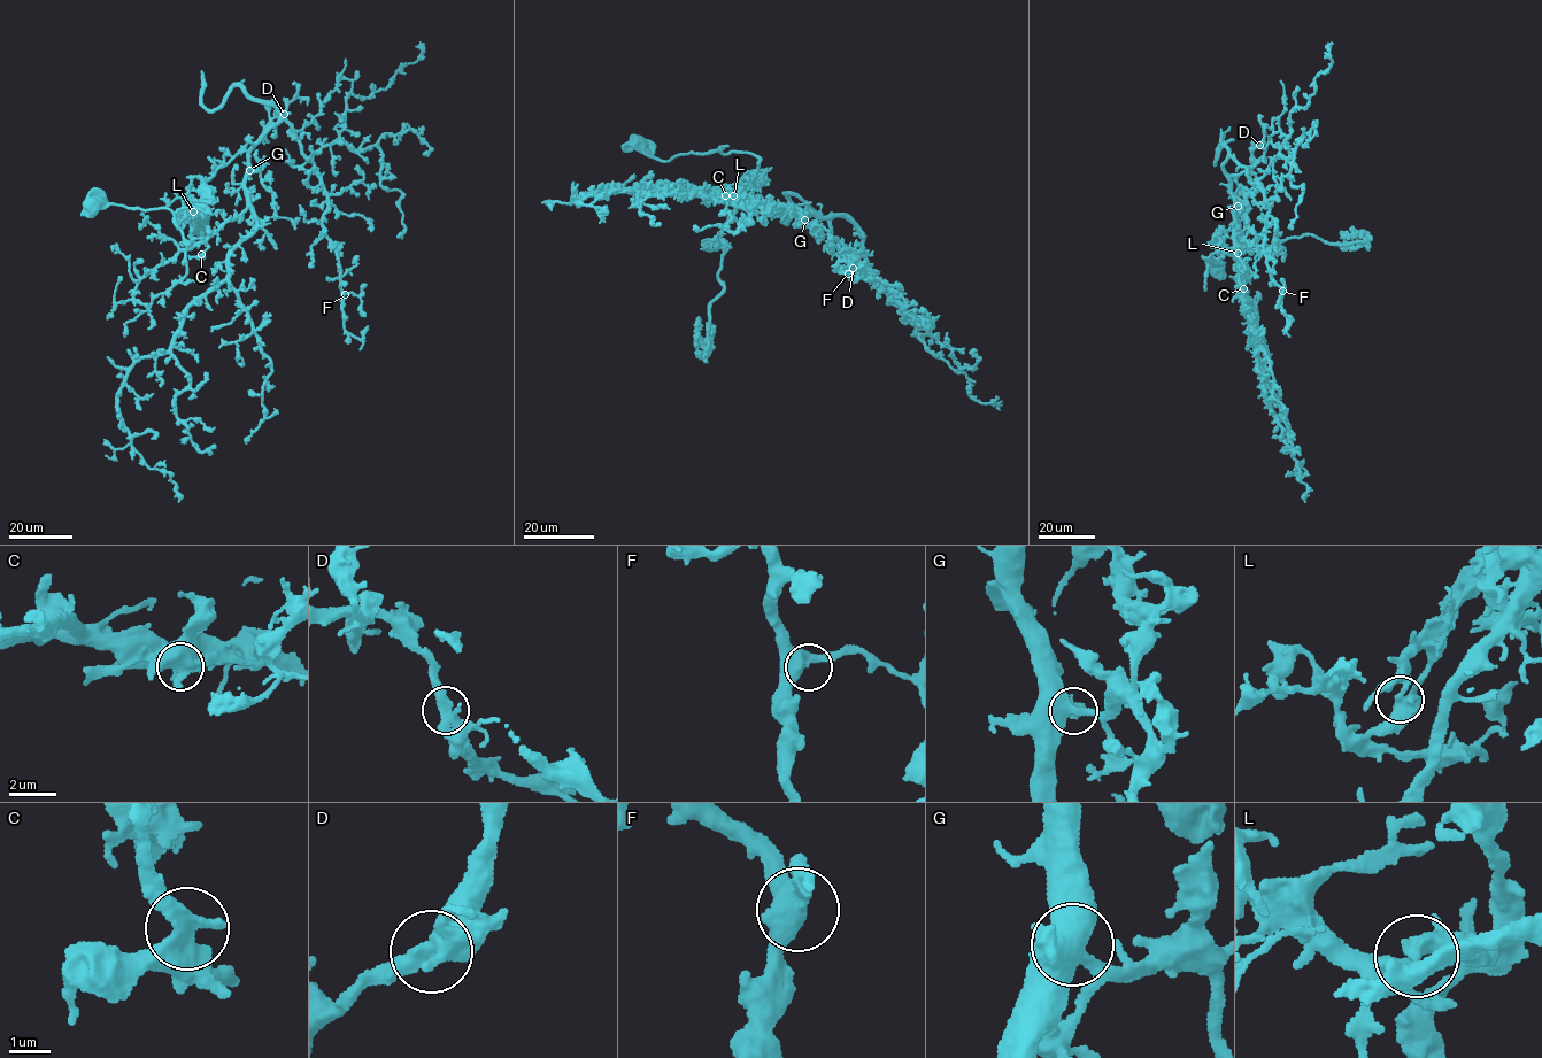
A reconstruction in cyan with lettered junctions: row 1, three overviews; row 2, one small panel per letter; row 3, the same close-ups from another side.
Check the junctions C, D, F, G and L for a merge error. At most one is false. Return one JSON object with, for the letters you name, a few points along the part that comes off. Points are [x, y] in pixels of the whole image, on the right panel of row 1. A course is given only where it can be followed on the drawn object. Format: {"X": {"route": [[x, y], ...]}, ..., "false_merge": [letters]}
{"L": {"route": [[1238, 253], [1218, 252], [1253, 252], [1309, 234], [1325, 242], [1367, 242], [1354, 247], [1338, 241]]}, "false_merge": ["L"]}

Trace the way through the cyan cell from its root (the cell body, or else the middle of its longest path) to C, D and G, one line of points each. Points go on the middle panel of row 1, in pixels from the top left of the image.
C: (639, 139), (667, 161), (719, 149), (753, 154), (756, 171), (725, 200), (776, 214), (811, 213), (725, 195)
D: (639, 139), (667, 161), (719, 149), (753, 154), (756, 171), (724, 198), (827, 217), (830, 248), (853, 268)
G: (639, 139), (667, 161), (719, 149), (753, 154), (756, 171), (724, 198), (776, 214), (810, 210), (804, 219)

